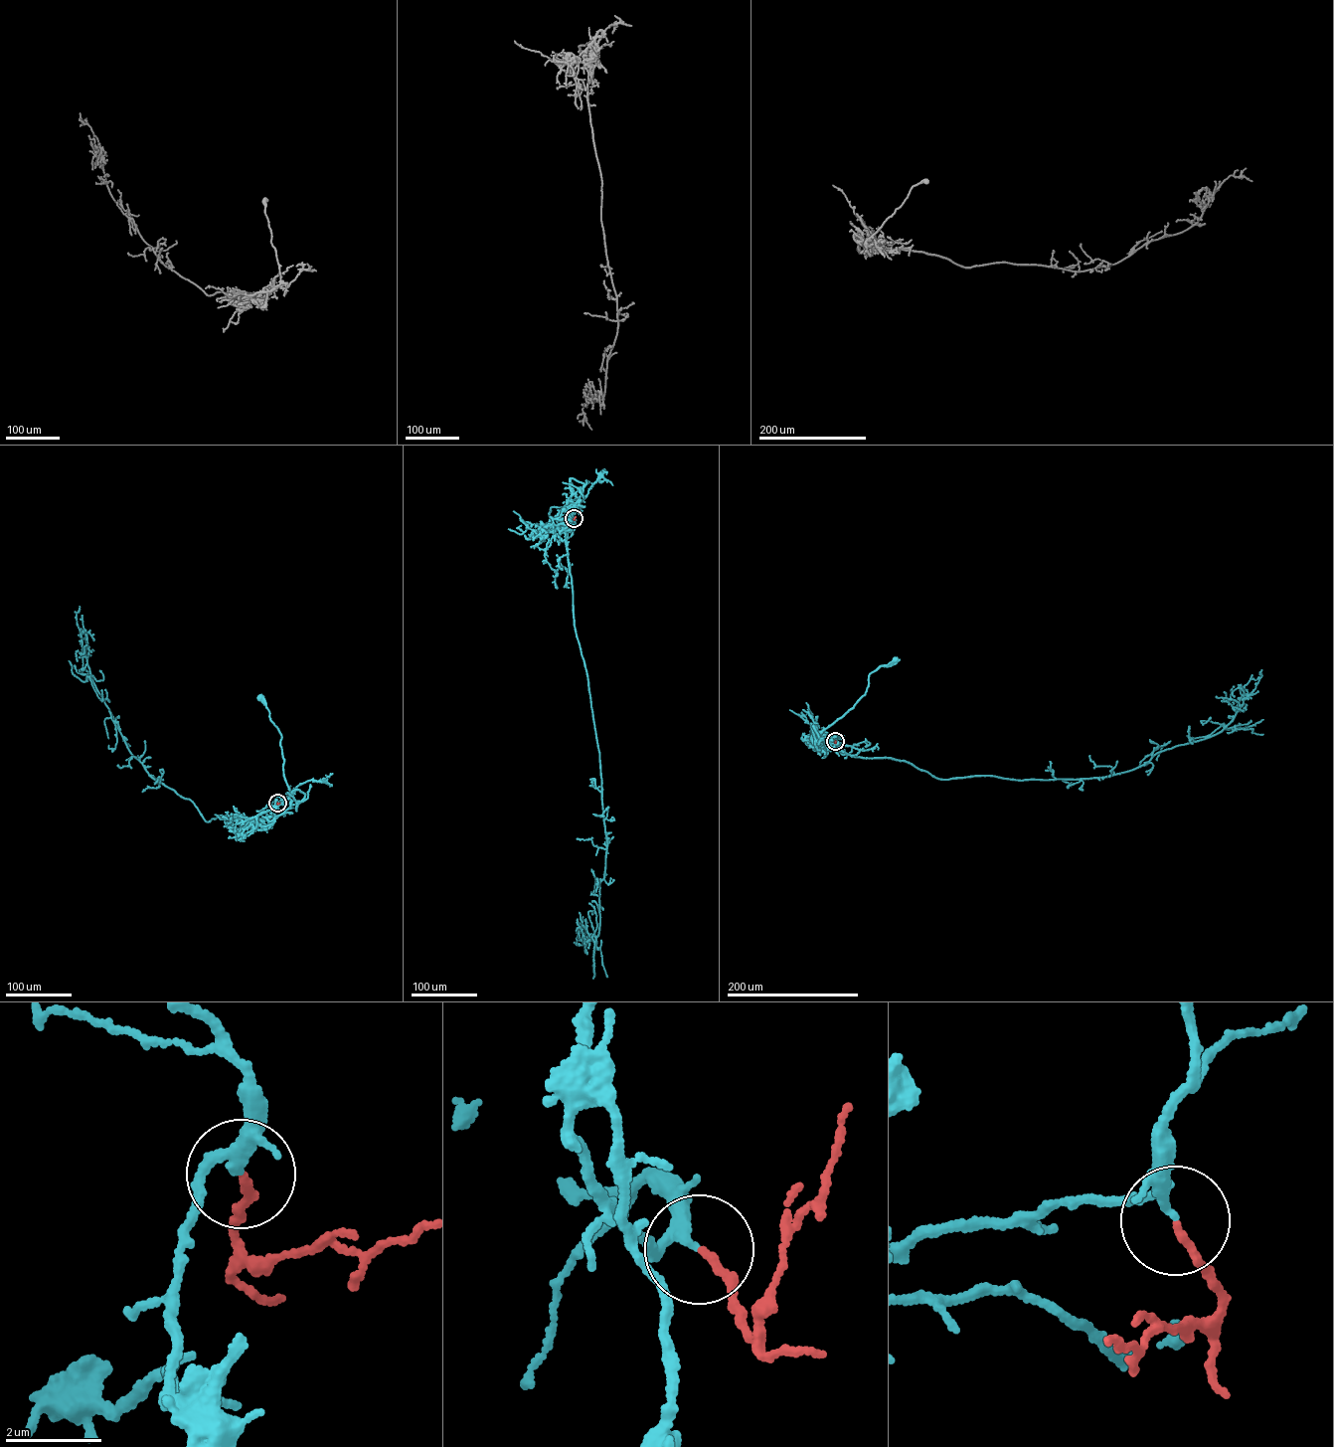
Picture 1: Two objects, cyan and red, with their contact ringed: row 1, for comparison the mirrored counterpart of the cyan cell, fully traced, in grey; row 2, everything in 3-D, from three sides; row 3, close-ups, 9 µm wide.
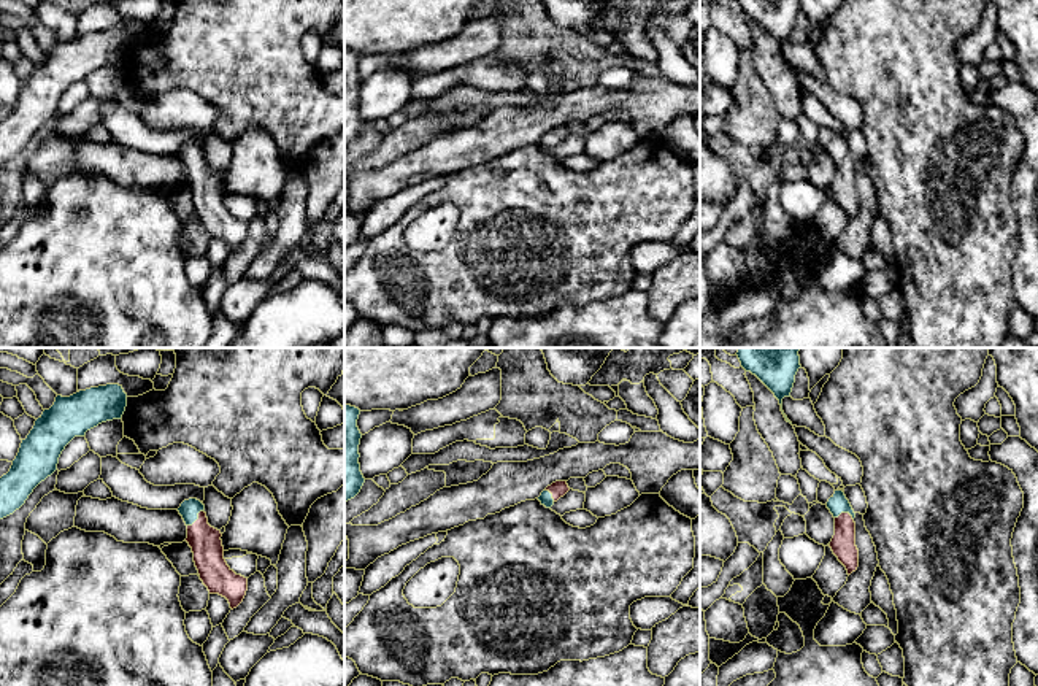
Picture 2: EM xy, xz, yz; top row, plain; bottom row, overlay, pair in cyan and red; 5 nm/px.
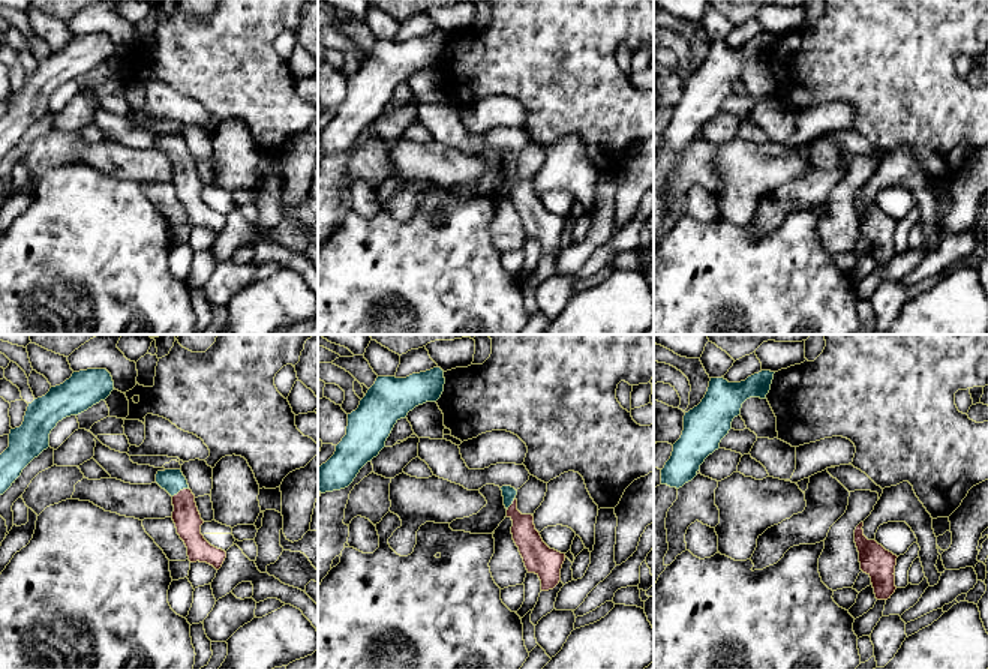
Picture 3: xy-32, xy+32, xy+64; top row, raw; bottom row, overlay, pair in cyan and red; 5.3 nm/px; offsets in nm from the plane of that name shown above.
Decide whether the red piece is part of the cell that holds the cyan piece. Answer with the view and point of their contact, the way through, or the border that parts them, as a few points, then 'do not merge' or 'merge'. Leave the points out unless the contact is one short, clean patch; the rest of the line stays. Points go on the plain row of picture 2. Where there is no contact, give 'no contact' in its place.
contact xy (197, 162); way xy (189, 154), (197, 162), (197, 173), (208, 197); merge

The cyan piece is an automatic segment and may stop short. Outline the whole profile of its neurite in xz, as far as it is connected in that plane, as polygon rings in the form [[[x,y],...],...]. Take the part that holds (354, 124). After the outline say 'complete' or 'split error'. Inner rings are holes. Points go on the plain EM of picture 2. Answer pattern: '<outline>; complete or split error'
[[[344,48],[344,145],[354,143],[365,122],[359,108],[359,89],[362,78],[357,71],[360,54]]]; complete

